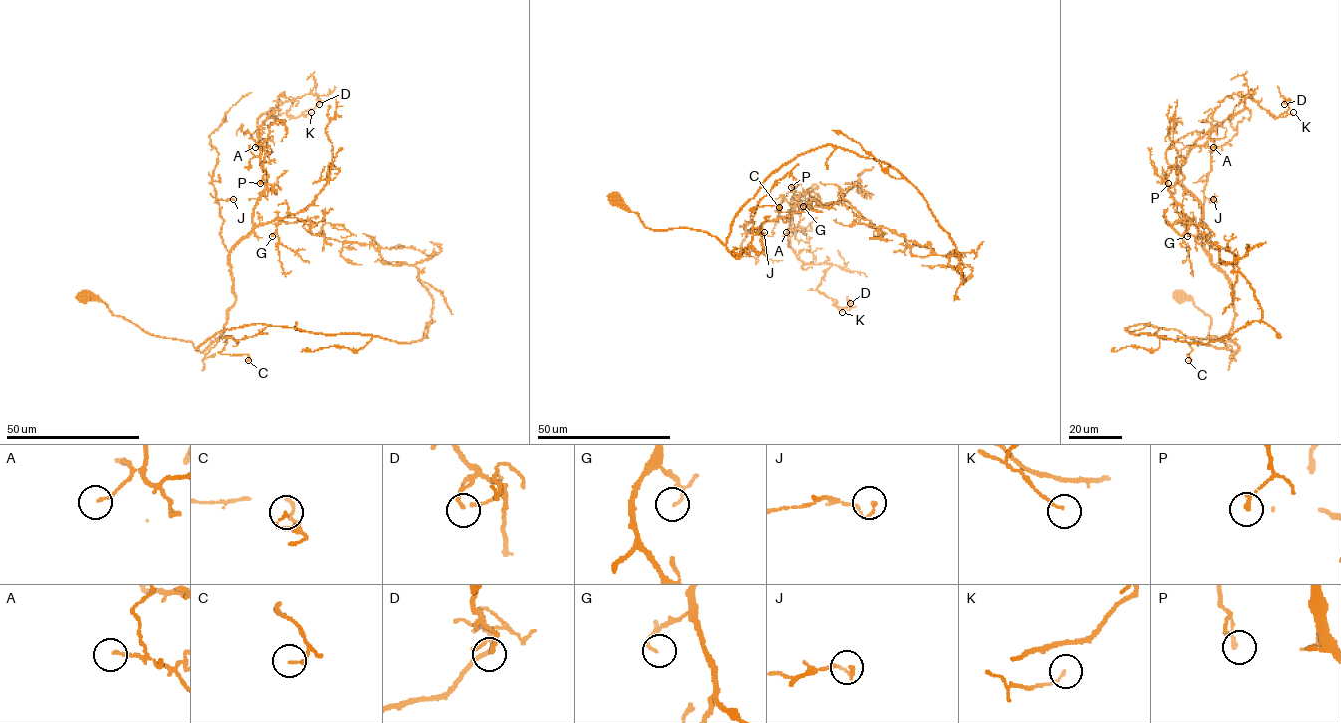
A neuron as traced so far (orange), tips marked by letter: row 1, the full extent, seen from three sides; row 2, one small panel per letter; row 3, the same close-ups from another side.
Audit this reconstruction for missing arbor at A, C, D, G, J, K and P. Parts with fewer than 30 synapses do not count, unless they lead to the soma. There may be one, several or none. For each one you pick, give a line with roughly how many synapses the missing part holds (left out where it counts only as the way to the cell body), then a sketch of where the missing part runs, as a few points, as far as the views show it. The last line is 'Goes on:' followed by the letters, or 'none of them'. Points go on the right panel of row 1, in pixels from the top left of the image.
Goes on: none of them

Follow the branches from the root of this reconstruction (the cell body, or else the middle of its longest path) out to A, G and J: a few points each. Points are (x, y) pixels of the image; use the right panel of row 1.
A: (1180, 296), (1238, 350), (1231, 282), (1202, 246), (1203, 206), (1177, 176), (1194, 144), (1213, 147)
G: (1180, 296), (1211, 318), (1213, 339), (1238, 350), (1228, 335), (1231, 282), (1191, 220), (1187, 236)
J: (1180, 296), (1238, 350), (1233, 289), (1203, 220), (1213, 199)

